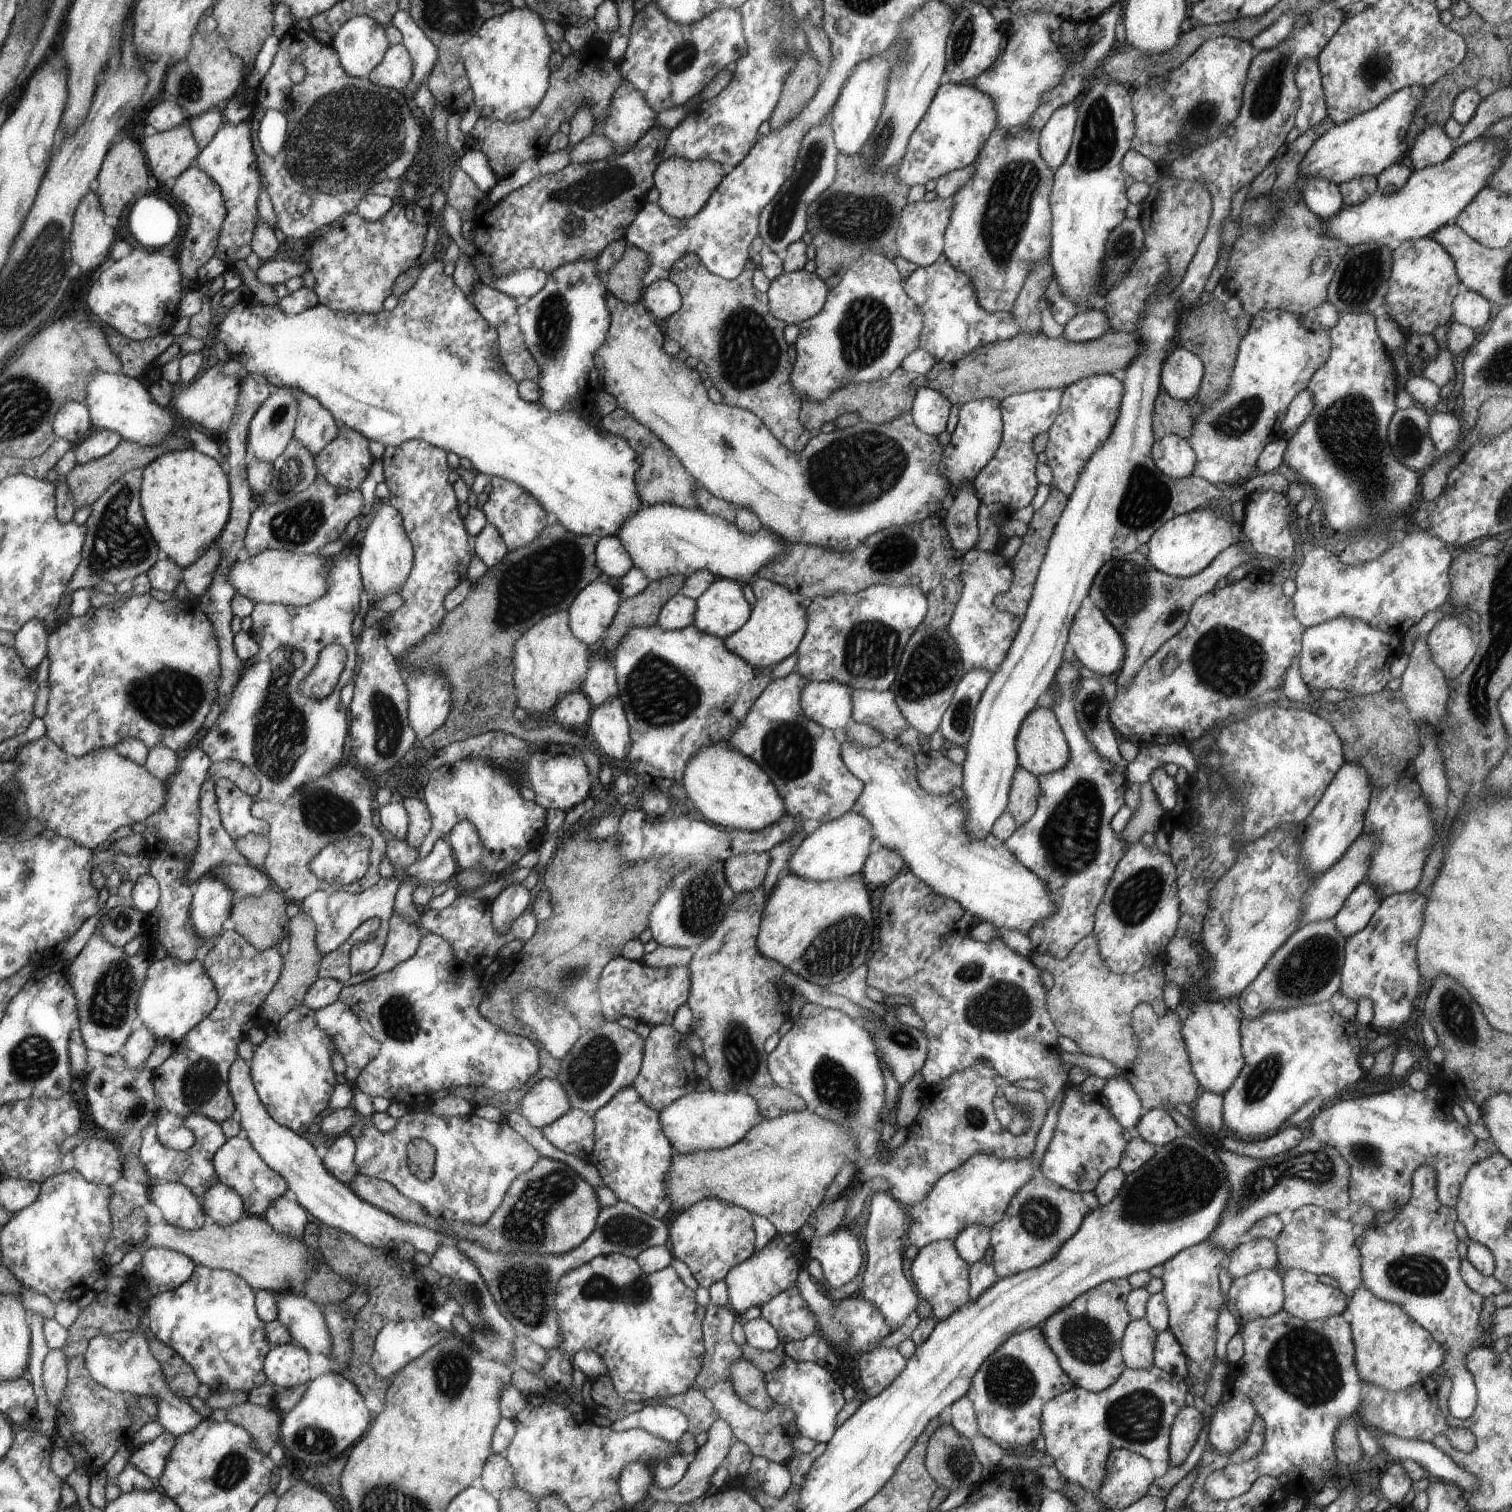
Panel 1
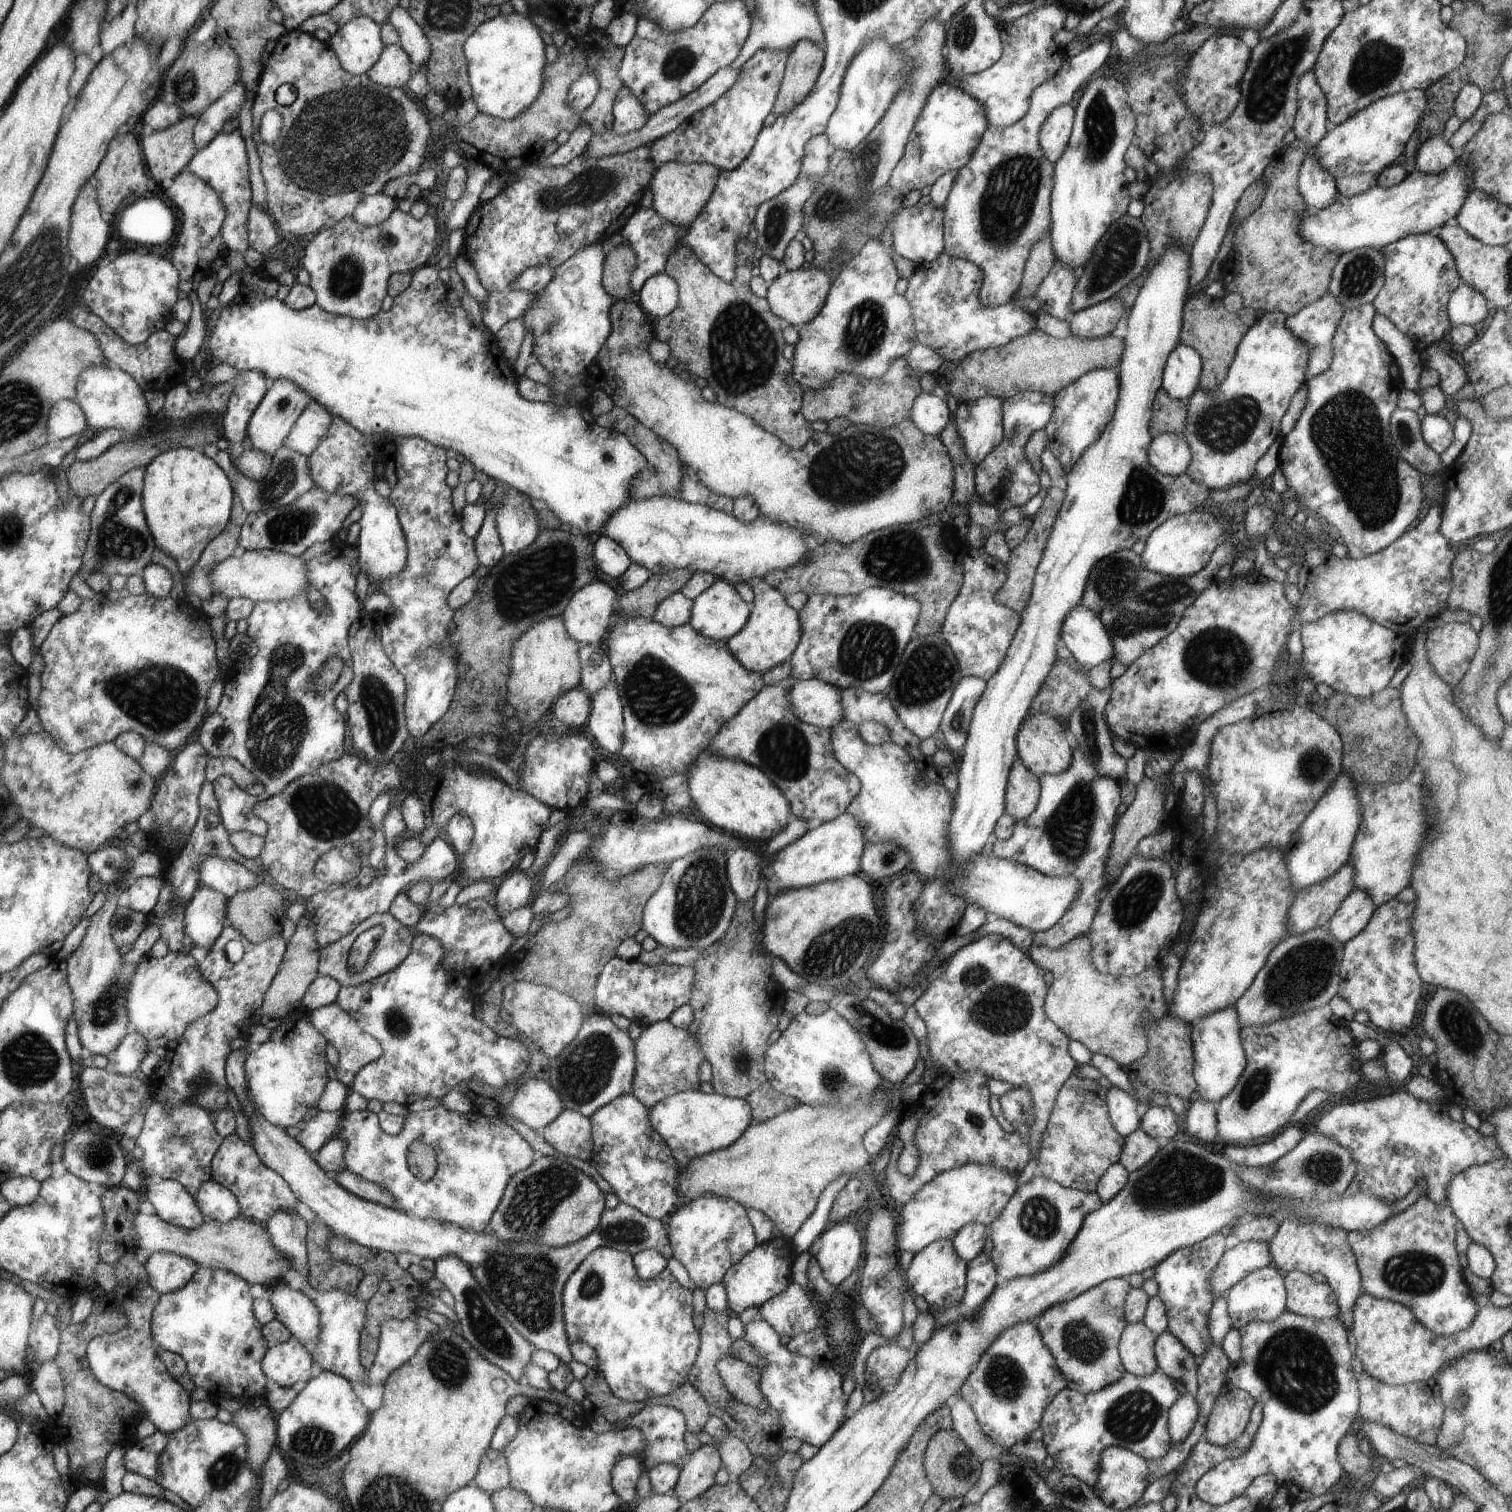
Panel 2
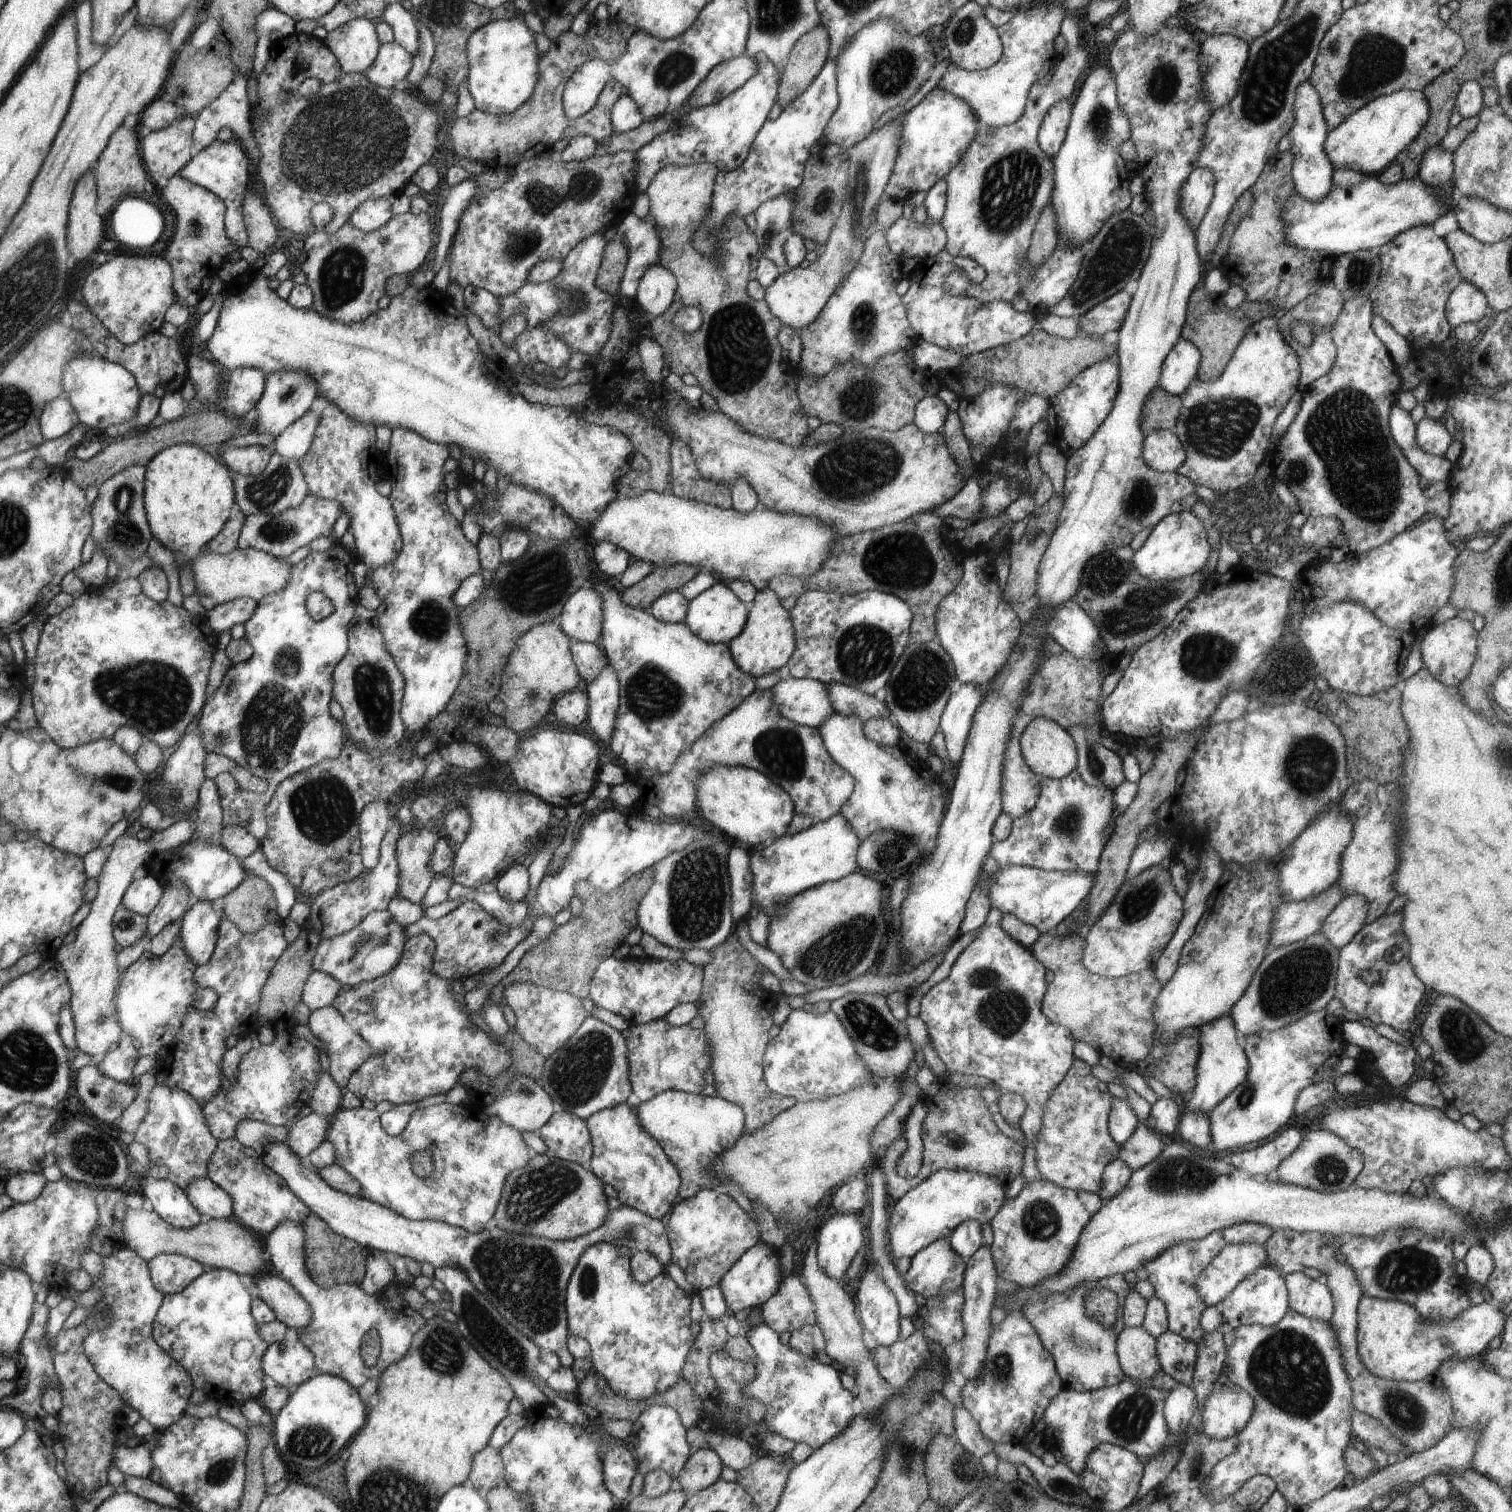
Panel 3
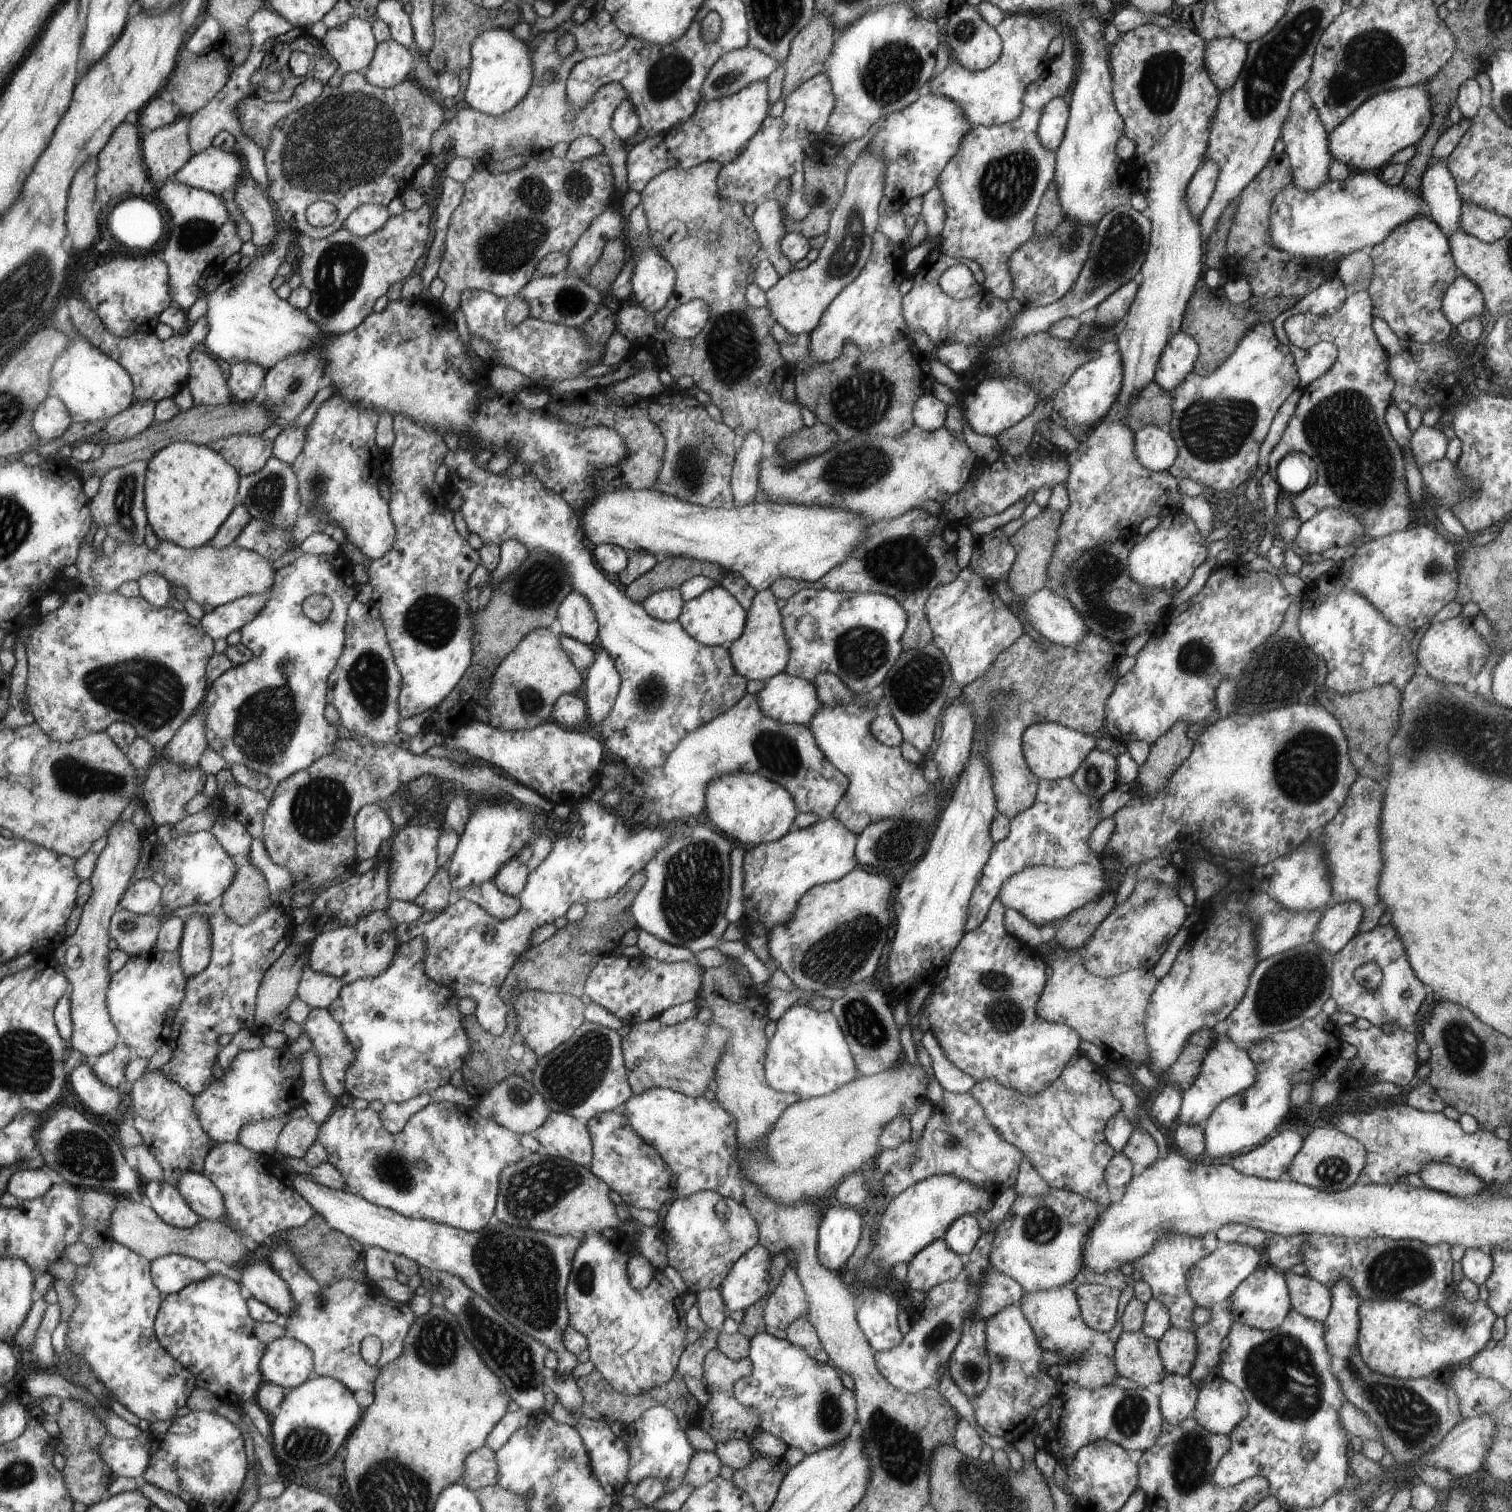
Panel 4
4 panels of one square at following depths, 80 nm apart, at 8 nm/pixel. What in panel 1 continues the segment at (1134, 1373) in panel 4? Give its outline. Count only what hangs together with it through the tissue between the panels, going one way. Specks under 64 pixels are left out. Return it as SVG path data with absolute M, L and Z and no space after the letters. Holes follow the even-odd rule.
M1132 1319L1121 1340L1125 1366L1142 1370L1153 1365L1153 1350L1157 1330L1145 1319Z

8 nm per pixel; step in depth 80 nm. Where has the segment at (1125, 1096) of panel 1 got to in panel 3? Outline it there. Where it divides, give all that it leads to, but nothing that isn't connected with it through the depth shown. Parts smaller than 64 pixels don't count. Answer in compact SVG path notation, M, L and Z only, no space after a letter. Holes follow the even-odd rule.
M1113 1097L1109 1114L1109 1131L1119 1146L1132 1136L1139 1124L1137 1114L1127 1099Z

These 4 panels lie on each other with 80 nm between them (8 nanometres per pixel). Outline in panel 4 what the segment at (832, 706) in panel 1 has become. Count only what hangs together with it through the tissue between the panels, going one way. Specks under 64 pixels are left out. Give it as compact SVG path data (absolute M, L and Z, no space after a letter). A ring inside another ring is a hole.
M785 671L768 679L765 687L757 695L764 714L784 723L809 725L823 706L817 688L812 681L790 676Z

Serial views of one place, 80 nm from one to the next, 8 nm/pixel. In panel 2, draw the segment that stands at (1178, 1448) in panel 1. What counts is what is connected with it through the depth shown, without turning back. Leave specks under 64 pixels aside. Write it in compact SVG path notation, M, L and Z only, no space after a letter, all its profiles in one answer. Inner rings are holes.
M1181 1394L1181 1397L1169 1410L1169 1437L1174 1445L1183 1443L1196 1424L1199 1417L1199 1404L1190 1394Z

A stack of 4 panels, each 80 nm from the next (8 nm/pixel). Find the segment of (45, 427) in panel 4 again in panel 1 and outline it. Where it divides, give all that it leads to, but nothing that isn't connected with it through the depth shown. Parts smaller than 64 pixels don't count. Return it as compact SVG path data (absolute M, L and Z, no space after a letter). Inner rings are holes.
M68 401L55 415L54 431L58 438L67 440L75 446L86 438L93 424L90 409L85 403Z

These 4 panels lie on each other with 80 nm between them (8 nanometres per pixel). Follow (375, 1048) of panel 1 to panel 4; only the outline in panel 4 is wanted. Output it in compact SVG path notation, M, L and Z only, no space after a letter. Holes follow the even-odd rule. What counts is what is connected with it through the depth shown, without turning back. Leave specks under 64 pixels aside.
M327 1008L312 1009L302 1028L309 1036L314 1048L316 1048L321 1066L321 1075L326 1083L326 1088L328 1088L331 1095L334 1095L335 1102L339 1104L340 1098L344 1094L344 1074L347 1074L353 1066L357 1058L357 1050L347 1039L347 1034L344 1032L340 1021L337 1021Z

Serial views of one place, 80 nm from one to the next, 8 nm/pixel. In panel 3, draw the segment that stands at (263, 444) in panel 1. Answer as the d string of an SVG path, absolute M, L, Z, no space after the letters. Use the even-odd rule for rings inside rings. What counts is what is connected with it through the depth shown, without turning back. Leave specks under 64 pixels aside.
M286 370L269 374L264 392L249 418L251 426L257 433L272 434L276 438L302 415L312 410L312 402L316 400L316 396L318 396L318 385L304 373Z

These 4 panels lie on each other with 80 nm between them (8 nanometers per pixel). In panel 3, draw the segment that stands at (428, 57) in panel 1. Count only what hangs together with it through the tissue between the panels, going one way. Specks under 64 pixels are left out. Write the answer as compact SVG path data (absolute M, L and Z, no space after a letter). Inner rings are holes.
M392 3L384 9L382 20L392 27L396 44L403 46L409 53L419 51L419 23L410 11L400 3Z

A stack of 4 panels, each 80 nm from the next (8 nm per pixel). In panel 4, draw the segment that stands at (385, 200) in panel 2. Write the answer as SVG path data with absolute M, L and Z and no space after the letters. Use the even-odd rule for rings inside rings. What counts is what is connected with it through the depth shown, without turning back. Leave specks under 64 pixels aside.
M368 203L351 212L349 218L343 224L357 237L372 235L390 218L387 207Z

